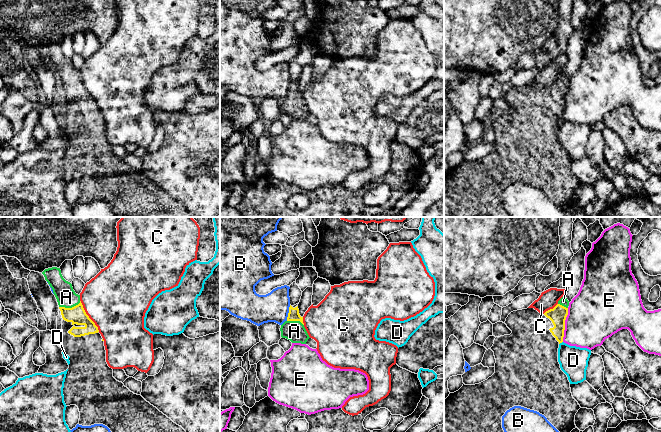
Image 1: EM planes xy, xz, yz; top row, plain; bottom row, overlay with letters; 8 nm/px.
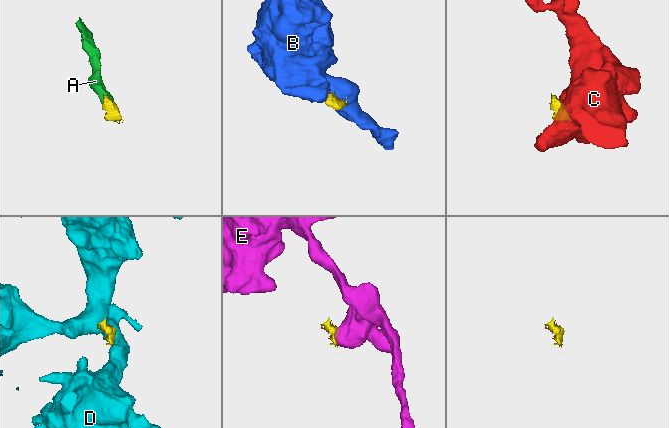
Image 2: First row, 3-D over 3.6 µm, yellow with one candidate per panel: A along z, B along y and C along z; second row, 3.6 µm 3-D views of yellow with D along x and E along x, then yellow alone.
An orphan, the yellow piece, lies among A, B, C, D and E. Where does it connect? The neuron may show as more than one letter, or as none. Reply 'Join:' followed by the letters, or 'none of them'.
Join: A

